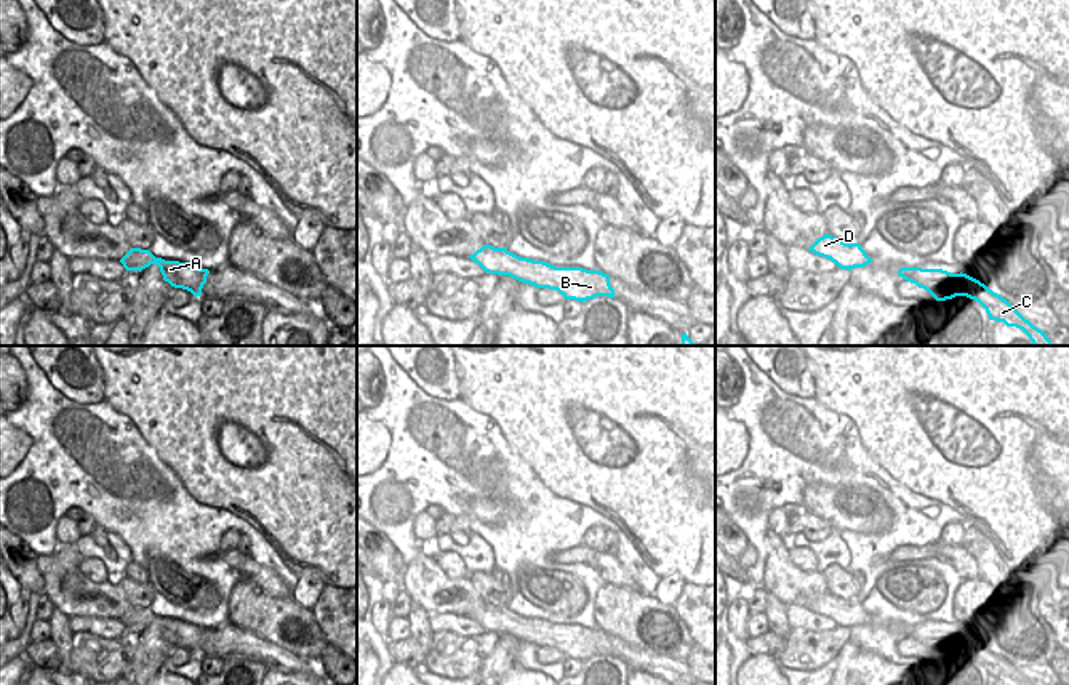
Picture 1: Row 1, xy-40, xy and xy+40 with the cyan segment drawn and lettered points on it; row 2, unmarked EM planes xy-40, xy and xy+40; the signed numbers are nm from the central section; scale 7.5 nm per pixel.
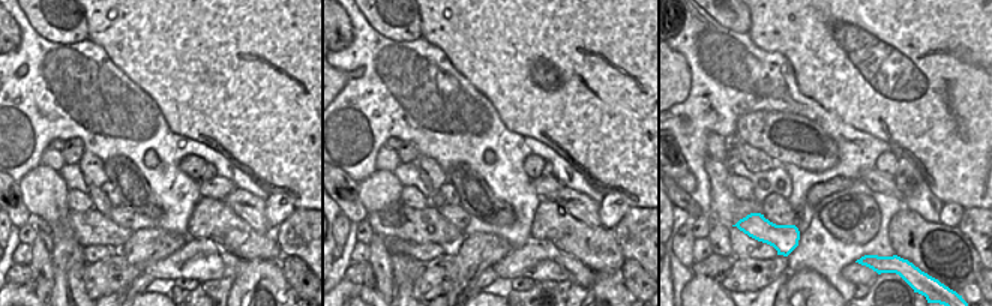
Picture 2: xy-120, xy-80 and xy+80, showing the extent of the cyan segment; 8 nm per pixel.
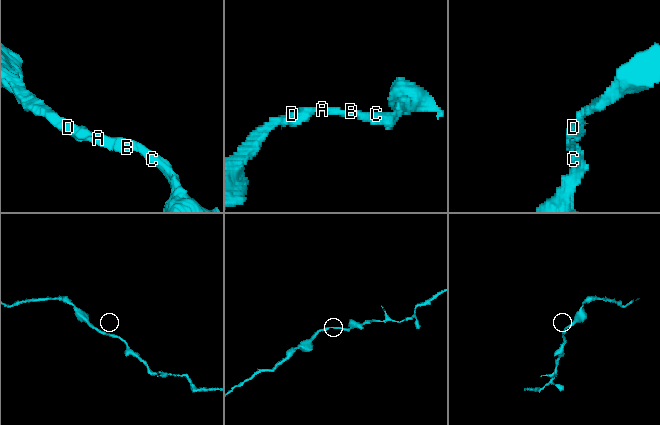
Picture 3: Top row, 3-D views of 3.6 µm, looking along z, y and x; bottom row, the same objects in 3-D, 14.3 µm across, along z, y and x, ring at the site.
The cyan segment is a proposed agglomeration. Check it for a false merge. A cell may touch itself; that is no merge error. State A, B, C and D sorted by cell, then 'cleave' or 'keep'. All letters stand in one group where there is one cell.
A B C D; keep

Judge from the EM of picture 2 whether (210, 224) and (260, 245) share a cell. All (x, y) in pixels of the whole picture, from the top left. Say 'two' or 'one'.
one

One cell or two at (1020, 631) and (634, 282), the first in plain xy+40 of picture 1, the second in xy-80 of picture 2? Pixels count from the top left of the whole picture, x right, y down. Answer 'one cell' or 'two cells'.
two cells

